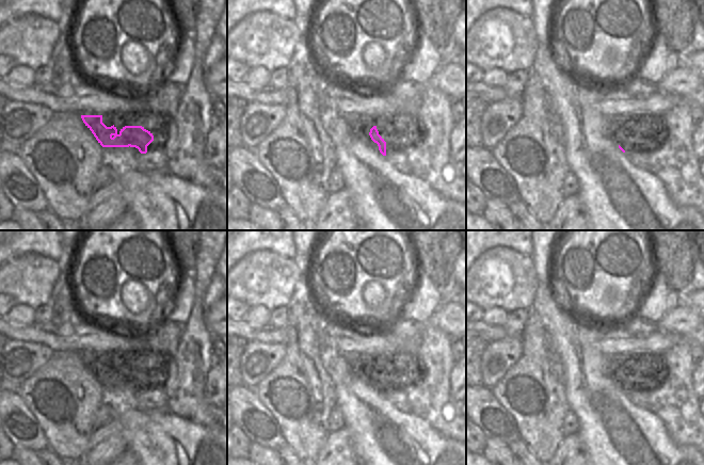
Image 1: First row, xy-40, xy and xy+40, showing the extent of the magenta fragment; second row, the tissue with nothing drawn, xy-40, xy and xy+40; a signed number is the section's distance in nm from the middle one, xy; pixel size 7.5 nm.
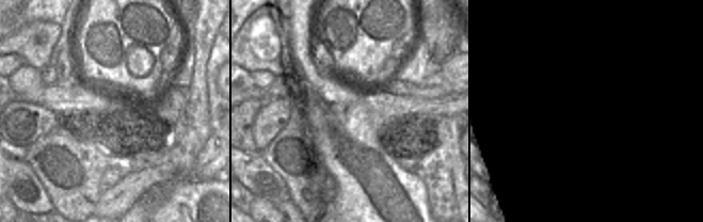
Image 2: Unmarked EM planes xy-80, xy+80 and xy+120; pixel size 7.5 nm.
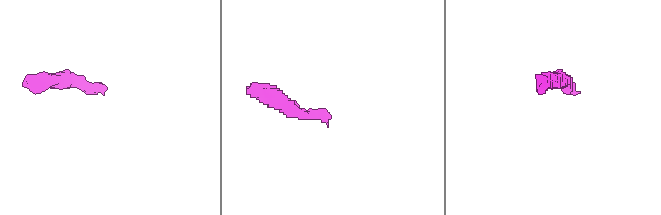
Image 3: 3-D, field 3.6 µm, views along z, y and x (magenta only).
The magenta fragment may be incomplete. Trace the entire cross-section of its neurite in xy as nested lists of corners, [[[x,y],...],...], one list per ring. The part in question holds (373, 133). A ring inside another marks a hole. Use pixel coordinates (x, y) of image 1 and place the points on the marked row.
[[[383,122],[373,126],[369,135],[378,144],[383,156],[405,151],[409,147],[419,143],[422,138],[422,133],[415,132],[406,122],[399,125],[394,122]]]

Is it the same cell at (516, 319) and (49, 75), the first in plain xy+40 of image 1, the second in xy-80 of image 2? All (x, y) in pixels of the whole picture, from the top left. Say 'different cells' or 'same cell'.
same cell

